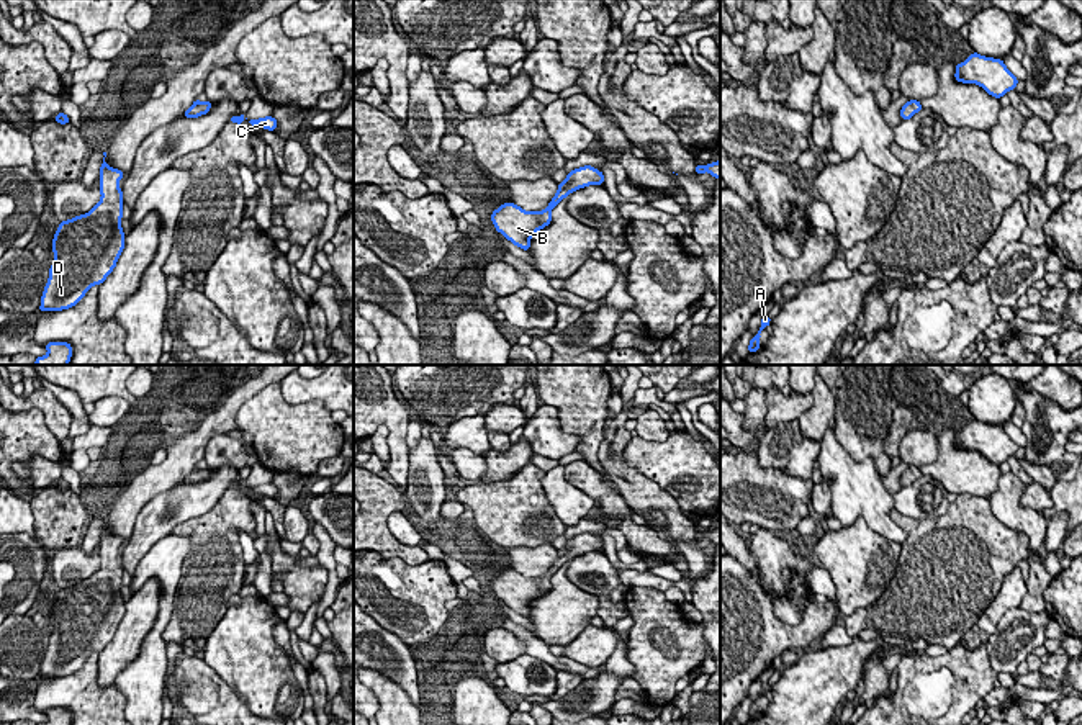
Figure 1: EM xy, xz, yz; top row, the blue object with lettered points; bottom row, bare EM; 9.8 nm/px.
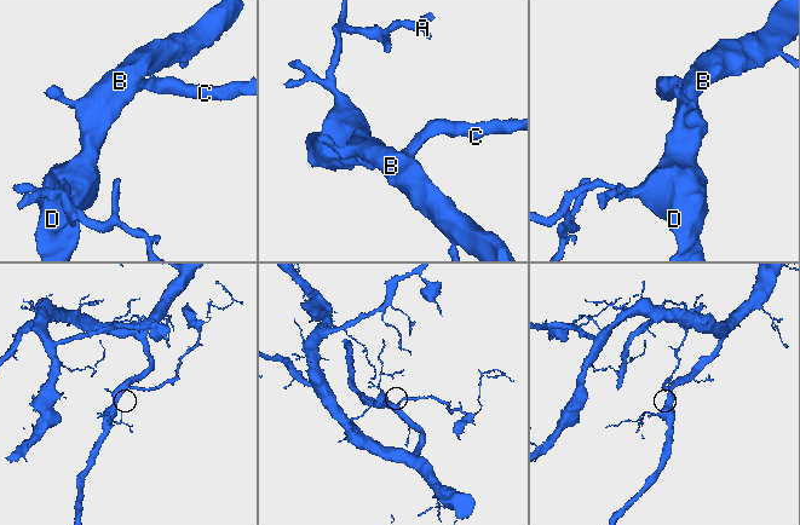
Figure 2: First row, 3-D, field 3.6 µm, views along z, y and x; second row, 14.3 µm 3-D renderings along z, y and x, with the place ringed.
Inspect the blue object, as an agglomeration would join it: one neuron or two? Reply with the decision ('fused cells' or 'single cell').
single cell

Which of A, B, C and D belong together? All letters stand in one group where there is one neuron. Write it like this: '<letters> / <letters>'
A B C D

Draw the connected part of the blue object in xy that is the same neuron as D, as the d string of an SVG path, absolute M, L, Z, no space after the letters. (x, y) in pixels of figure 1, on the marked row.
M105 162L100 167L100 203L88 213L62 221L52 239L54 262L49 268L49 278L41 296L39 313L62 311L75 306L93 285L101 285L116 267L124 250L123 190L118 187L124 172L110 167Z

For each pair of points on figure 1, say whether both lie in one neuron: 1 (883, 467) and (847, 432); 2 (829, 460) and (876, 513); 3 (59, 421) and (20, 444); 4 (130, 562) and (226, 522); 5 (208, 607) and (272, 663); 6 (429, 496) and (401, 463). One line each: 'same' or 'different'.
1: same
2: same
3: different
4: different
5: different
6: different

